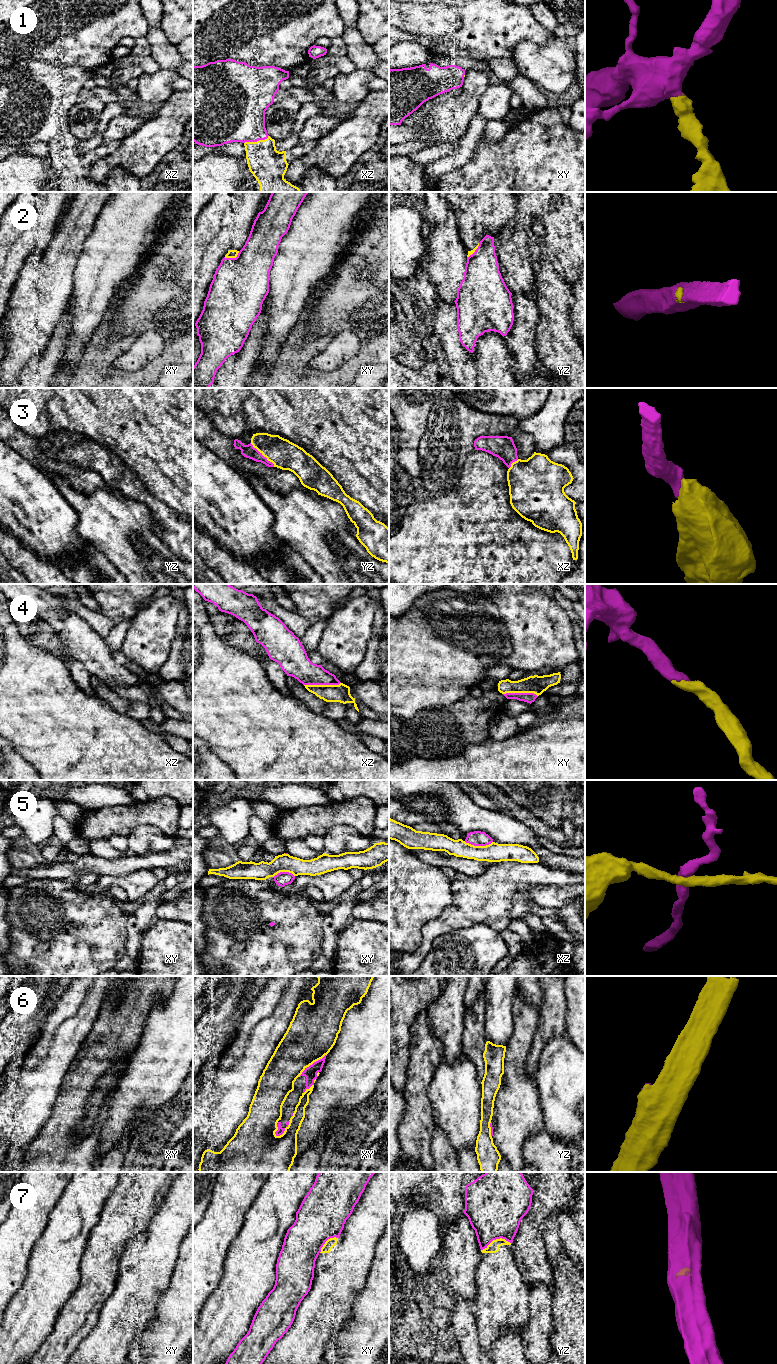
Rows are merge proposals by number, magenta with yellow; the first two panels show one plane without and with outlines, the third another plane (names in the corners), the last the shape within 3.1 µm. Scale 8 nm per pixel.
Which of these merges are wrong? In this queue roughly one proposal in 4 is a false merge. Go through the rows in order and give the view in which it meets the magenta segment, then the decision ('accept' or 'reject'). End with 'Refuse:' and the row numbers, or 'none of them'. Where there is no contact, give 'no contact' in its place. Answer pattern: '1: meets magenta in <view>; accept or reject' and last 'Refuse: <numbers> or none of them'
1: meets magenta in xz; accept
2: meets magenta in xy; accept
3: meets magenta in yz; accept
4: meets magenta in xz; accept
5: meets magenta in xz; reject
6: meets magenta in xy; reject
7: meets magenta in yz; reject
Refuse: 5, 6, 7

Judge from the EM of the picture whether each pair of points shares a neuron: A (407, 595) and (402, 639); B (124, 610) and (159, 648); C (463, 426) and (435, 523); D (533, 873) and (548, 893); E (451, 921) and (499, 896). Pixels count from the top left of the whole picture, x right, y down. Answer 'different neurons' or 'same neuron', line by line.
A: different neurons
B: different neurons
C: different neurons
D: different neurons
E: same neuron

